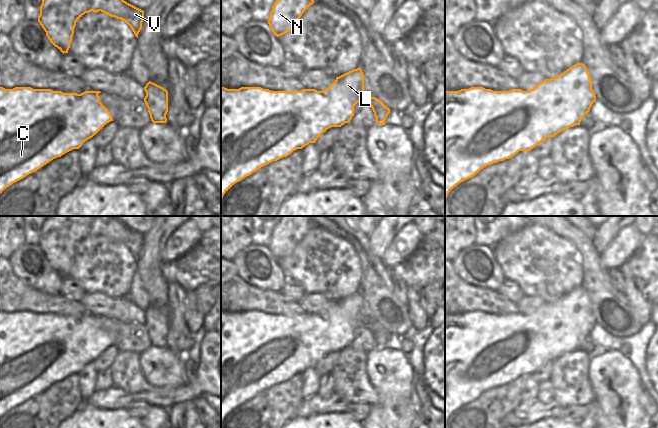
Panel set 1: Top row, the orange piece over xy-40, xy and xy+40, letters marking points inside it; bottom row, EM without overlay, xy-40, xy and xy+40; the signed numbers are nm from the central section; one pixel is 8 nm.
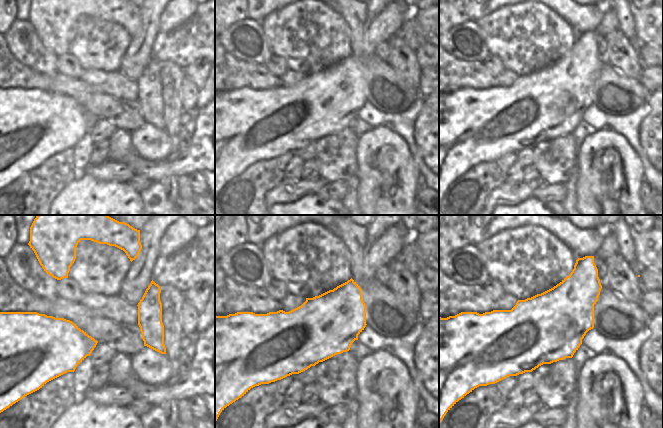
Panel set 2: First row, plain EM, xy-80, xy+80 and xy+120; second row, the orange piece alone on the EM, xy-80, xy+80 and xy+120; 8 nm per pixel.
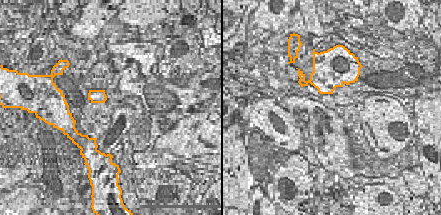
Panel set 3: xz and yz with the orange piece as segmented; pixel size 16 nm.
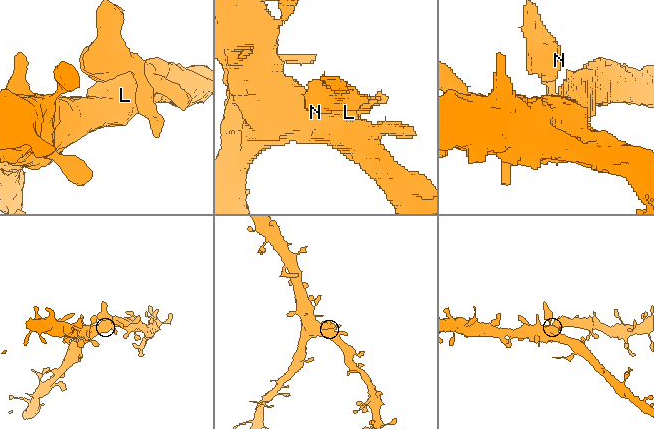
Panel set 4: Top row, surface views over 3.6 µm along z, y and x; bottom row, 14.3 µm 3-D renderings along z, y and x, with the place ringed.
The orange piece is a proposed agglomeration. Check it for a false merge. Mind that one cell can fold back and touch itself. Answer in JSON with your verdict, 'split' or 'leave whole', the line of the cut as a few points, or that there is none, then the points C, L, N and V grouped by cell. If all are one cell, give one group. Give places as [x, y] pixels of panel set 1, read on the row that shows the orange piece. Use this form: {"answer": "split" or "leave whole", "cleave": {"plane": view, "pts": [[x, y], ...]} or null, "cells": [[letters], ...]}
{"answer": "split", "cleave": {"plane": "xy", "pts": [[369, 97], [370, 102]]}, "cells": [["C", "L"], ["N", "V"]]}

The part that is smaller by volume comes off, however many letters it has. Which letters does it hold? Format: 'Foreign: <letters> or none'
Foreign: N, V

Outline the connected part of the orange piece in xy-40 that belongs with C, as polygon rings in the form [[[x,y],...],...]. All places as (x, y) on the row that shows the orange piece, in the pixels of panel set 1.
[[[0,87],[0,193],[53,159],[79,149],[85,141],[113,121],[108,109],[100,102],[99,93],[92,90],[77,94],[31,87]]]

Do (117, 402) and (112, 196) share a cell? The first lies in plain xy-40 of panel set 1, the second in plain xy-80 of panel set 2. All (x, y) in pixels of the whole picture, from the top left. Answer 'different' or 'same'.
different

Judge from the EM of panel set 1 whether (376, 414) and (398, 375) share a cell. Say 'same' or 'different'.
different

